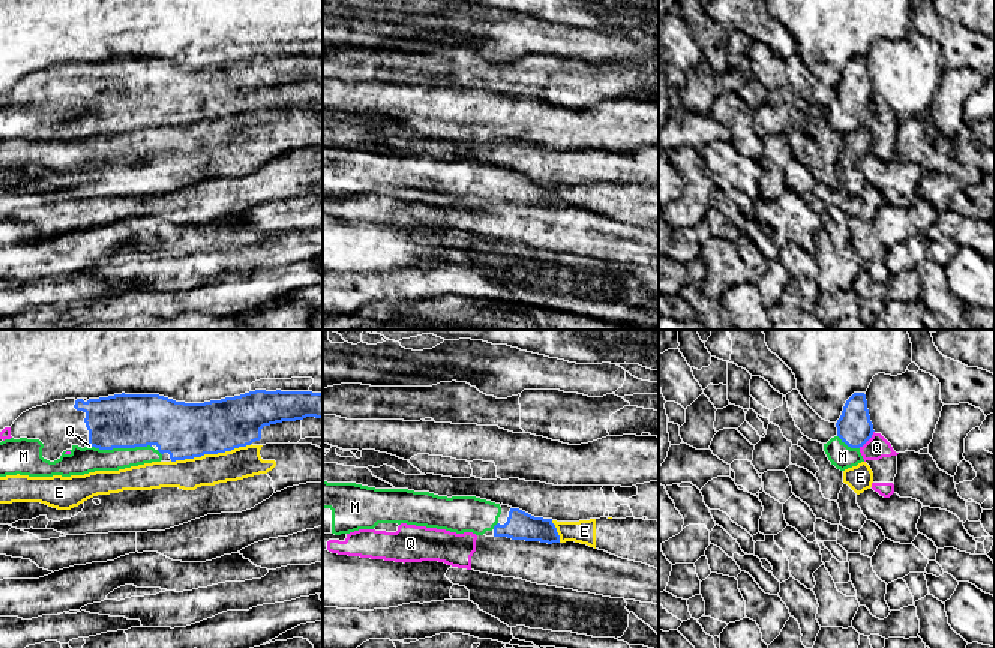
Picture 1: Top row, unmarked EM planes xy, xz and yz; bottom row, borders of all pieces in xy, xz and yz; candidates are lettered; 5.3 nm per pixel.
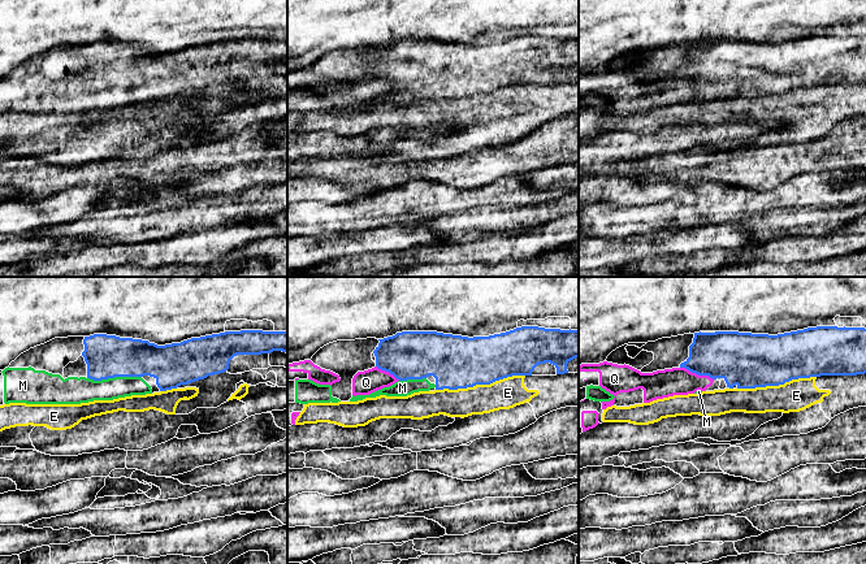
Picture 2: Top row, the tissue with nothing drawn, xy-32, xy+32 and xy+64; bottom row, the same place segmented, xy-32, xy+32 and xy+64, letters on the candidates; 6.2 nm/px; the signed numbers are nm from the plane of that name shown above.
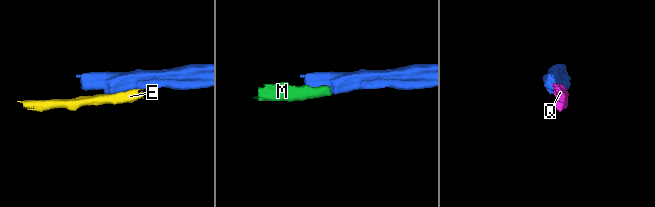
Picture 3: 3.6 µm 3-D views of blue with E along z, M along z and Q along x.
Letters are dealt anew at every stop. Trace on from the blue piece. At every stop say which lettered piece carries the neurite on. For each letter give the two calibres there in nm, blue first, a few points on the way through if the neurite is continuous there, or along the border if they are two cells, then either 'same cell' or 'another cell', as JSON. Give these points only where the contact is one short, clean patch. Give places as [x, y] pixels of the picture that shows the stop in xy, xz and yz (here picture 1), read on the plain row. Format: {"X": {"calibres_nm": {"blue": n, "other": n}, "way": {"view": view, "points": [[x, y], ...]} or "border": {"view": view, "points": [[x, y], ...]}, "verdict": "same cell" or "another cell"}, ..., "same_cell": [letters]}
{"E": {"calibres_nm": {"blue": 300, "other": 170}, "border": {"view": "xy", "points": [[251, 107], [224, 116], [170, 125]]}, "verdict": "another cell"}, "M": {"calibres_nm": {"blue": 280, "other": 140}, "way": {"view": "xy", "points": [[122, 84], [120, 111], [81, 125]]}, "verdict": "same cell"}, "Q": {"calibres_nm": {"blue": 190, "other": 120}, "border": {"view": "yz", "points": [[874, 95], [859, 111]]}, "verdict": "another cell"}, "same_cell": ["M"]}

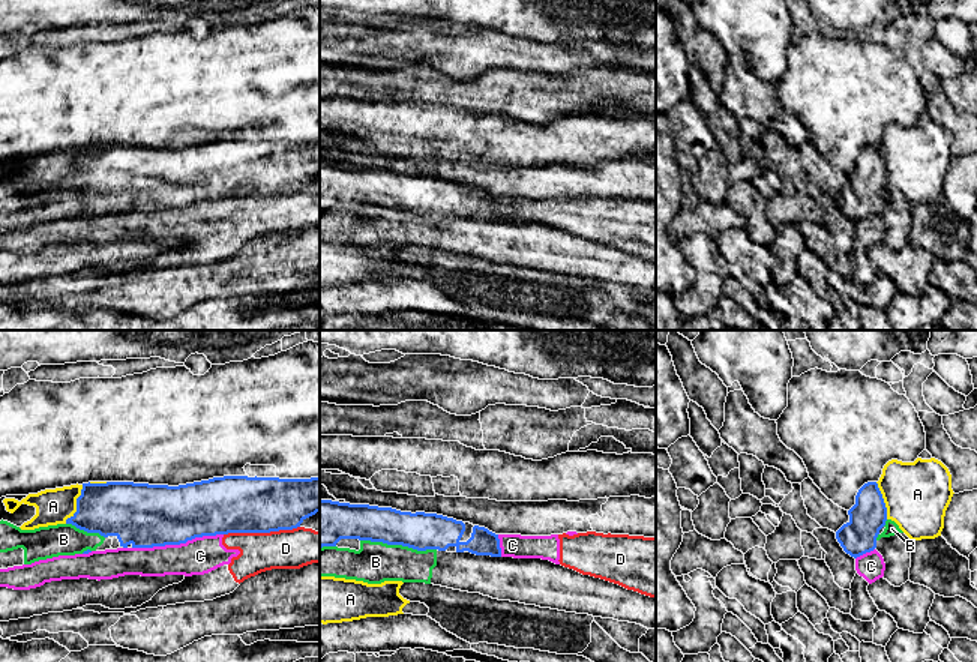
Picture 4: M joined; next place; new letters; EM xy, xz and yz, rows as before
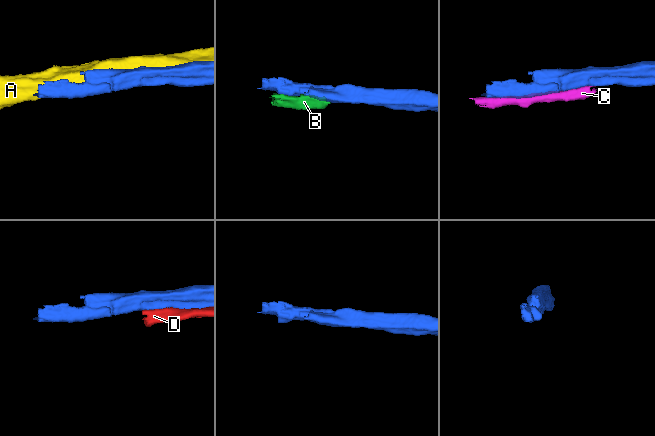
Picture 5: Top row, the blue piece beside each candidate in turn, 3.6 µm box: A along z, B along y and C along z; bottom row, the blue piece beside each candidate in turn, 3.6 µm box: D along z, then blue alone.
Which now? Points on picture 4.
{"A": {"calibres_nm": {"blue": 300, "other": 190}, "verdict": "another cell"}, "B": {"calibres_nm": {"blue": 200, "other": 220}, "border": {"view": "xz", "points": [[360, 203], [401, 207], [417, 213], [435, 213]]}, "verdict": "another cell"}, "C": {"calibres_nm": {"blue": 340, "other": 200}, "verdict": "another cell"}, "D": {"calibres_nm": {"blue": 300, "other": 220}, "verdict": "another cell"}, "same_cell": []}

